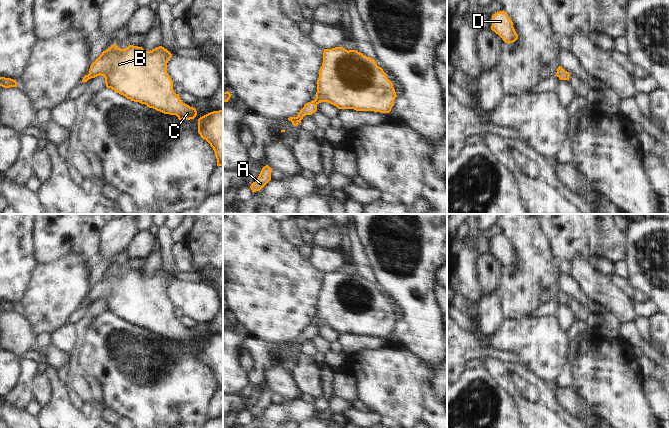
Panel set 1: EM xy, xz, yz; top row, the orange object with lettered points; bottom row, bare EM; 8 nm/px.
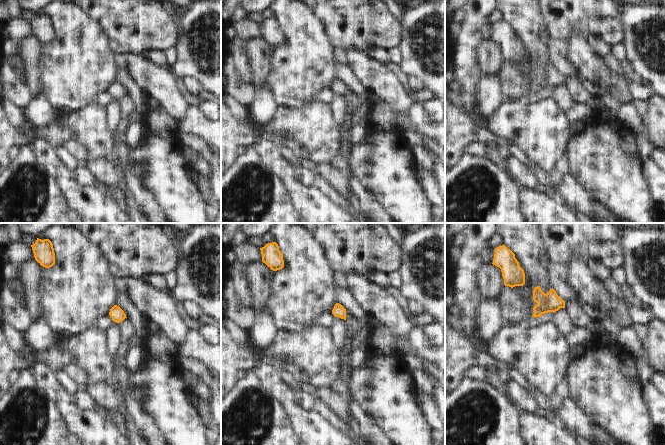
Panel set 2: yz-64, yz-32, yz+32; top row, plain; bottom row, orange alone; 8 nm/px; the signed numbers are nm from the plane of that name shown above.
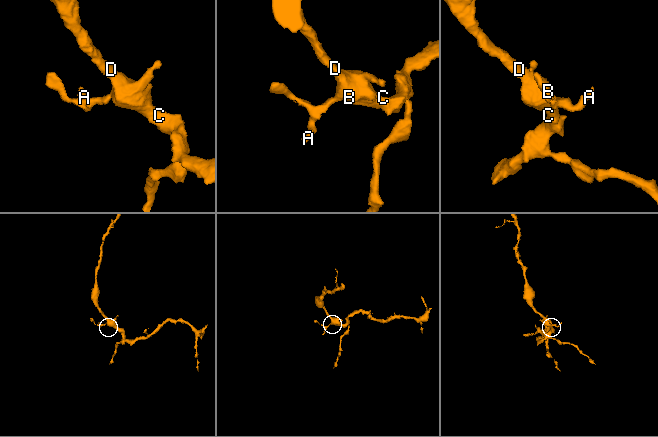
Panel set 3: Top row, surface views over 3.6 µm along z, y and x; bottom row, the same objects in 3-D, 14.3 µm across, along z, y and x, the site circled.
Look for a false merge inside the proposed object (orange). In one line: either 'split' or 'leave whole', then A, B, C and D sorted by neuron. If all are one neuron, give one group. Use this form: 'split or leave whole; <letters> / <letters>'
leave whole; A B C D

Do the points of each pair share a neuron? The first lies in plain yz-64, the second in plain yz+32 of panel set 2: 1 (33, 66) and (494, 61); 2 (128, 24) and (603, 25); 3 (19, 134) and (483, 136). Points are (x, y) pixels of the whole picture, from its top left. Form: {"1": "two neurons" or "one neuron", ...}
{"1": "one neuron", "2": "one neuron", "3": "two neurons"}

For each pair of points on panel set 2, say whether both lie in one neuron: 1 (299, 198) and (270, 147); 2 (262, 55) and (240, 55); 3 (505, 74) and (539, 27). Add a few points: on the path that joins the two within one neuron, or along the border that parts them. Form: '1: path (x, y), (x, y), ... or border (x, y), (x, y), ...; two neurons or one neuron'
1: path (293, 185), (286, 172), (275, 160); one neuron
2: border (250, 39), (248, 54), (253, 78); two neurons
3: path (519, 68), (534, 53), (534, 41); one neuron

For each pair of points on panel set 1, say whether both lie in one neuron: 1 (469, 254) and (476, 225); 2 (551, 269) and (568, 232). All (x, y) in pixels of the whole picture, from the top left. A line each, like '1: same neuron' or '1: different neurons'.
1: same neuron
2: different neurons

